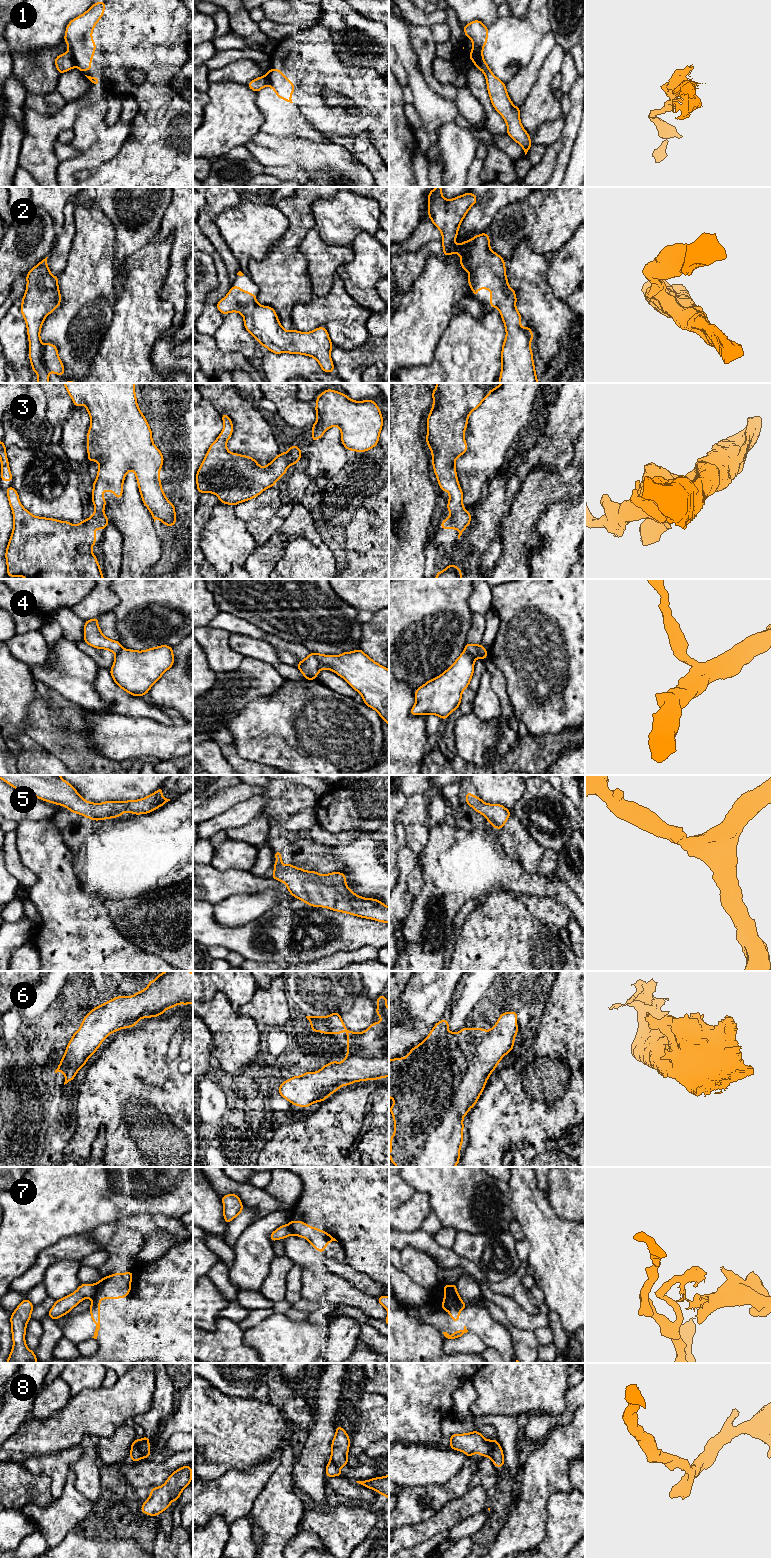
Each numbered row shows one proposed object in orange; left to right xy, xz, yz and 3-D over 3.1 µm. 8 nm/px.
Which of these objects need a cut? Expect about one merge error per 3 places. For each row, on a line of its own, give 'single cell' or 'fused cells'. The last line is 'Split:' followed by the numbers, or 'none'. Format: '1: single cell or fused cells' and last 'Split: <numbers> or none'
1: fused cells
2: single cell
3: single cell
4: fused cells
5: single cell
6: single cell
7: fused cells
8: fused cells
Split: 1, 4, 7, 8

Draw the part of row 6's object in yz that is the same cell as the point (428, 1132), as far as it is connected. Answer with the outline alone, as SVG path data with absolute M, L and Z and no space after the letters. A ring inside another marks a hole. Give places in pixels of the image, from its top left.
M503 1012L498 1017L498 1022L489 1031L483 1030L481 1027L474 1029L465 1027L457 1033L452 1033L448 1030L449 1020L441 1019L434 1025L428 1037L416 1047L410 1049L410 1053L405 1058L399 1057L389 1060L389 1098L395 1100L390 1107L390 1113L394 1119L394 1135L390 1137L389 1156L394 1165L397 1167L455 1167L460 1162L460 1148L463 1143L463 1117L475 1106L485 1088L486 1081L499 1064L499 1061L513 1050L514 1039L518 1033L517 1014L518 1012Z

